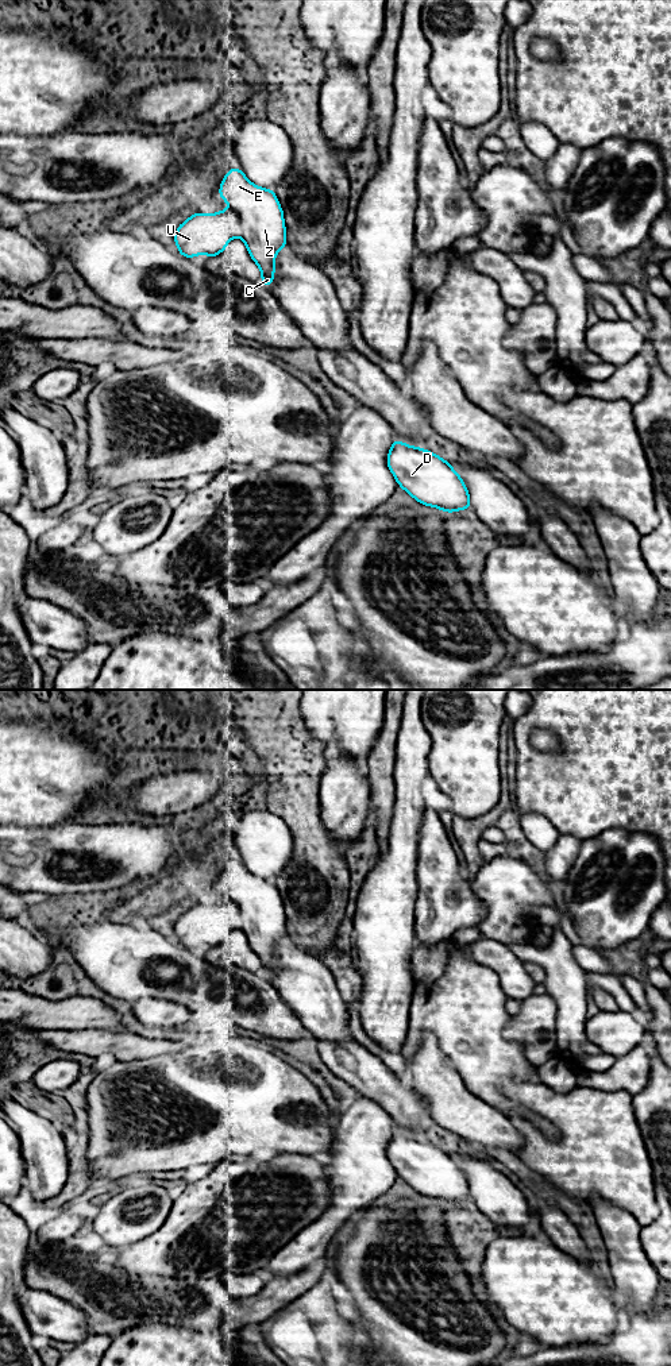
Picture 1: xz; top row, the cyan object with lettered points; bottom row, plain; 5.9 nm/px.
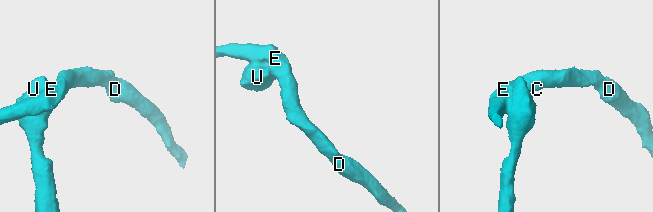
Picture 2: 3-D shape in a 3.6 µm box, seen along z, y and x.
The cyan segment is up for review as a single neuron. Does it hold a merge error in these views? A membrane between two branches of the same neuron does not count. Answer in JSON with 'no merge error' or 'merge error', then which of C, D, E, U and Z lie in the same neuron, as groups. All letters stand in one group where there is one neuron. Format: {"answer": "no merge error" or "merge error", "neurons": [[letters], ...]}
{"answer": "merge error", "neurons": [["C", "D", "E", "Z"], ["U"]]}

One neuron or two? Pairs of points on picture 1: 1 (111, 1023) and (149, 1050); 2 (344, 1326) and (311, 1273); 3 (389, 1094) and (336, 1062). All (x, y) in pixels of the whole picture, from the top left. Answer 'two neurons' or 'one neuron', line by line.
1: one neuron
2: two neurons
3: one neuron

